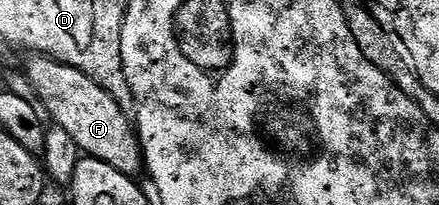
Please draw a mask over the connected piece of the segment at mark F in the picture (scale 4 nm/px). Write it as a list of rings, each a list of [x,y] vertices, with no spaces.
[[[33,56],[30,59],[23,66],[23,71],[34,86],[39,100],[46,106],[52,125],[63,128],[63,132],[67,132],[67,136],[75,140],[82,155],[97,158],[103,164],[111,164],[111,168],[130,176],[141,172],[141,140],[130,115],[121,110],[119,104],[115,104],[113,97],[99,88],[95,80],[79,72],[79,68],[64,66],[62,62],[44,56]]]

